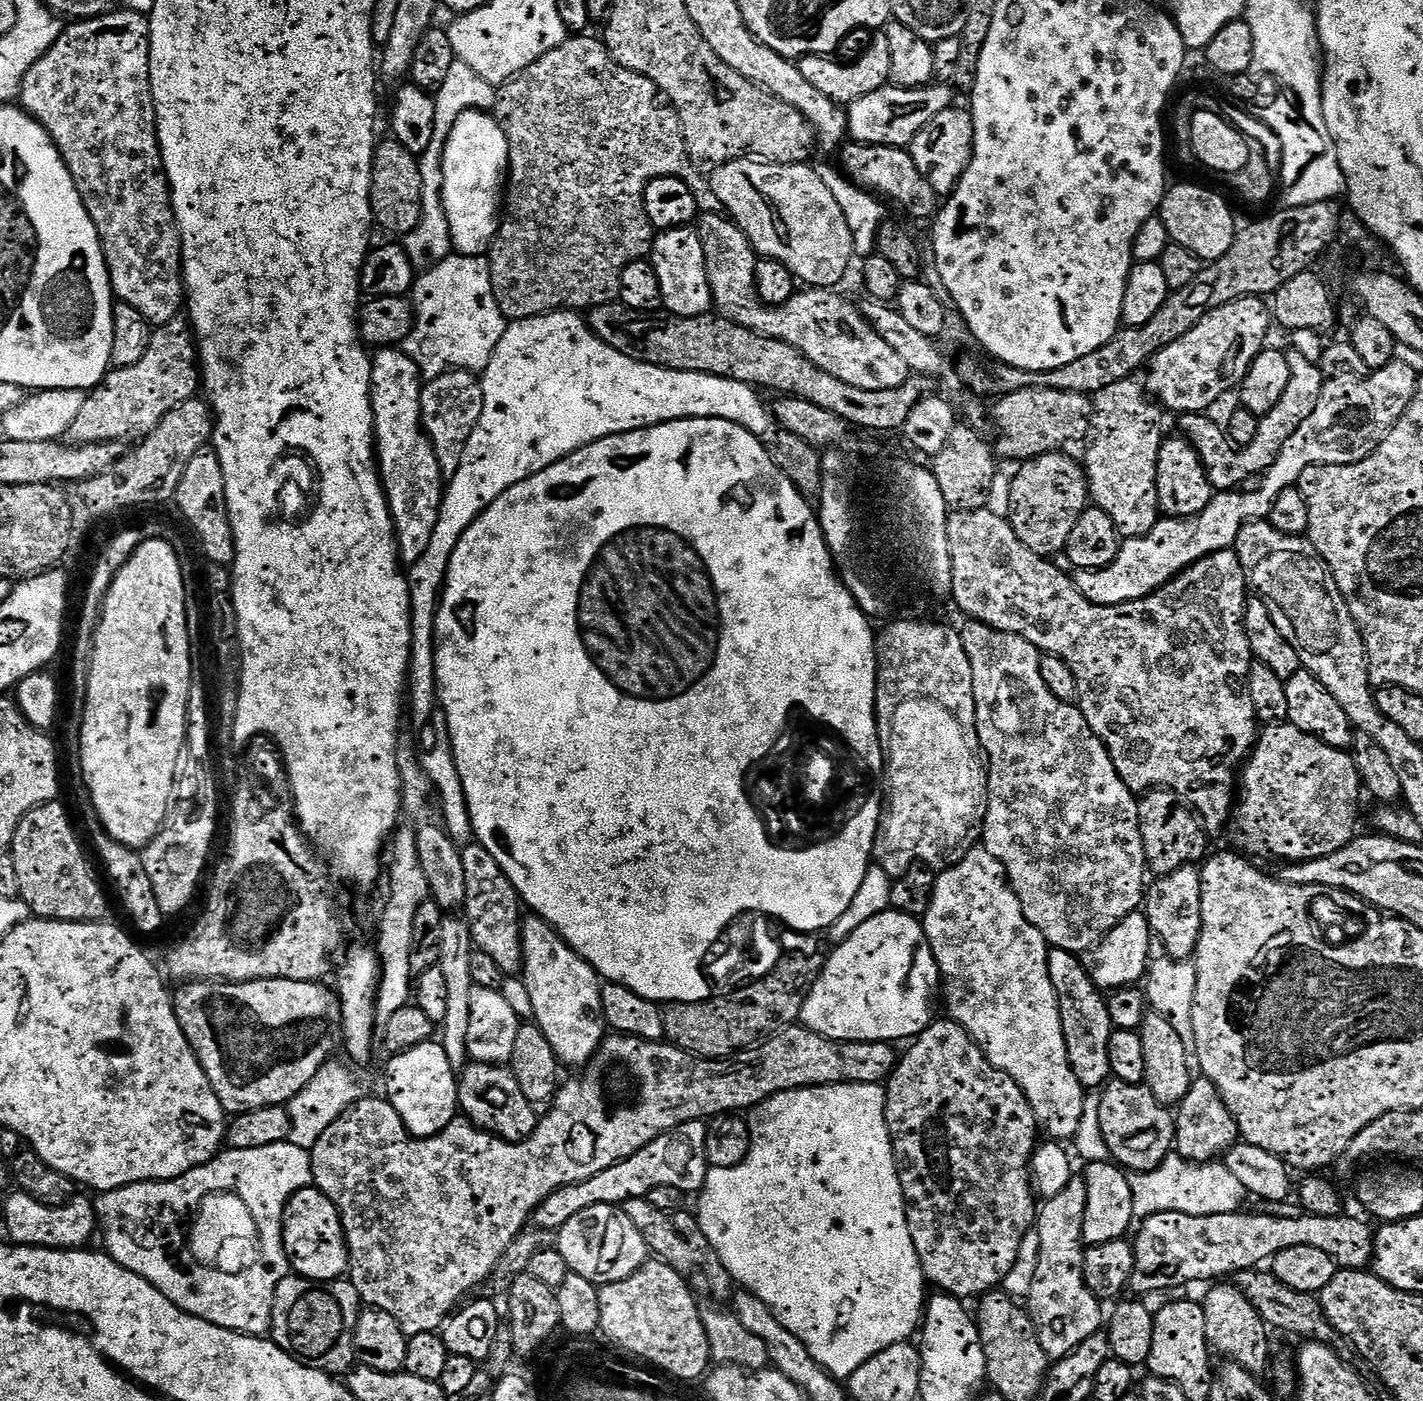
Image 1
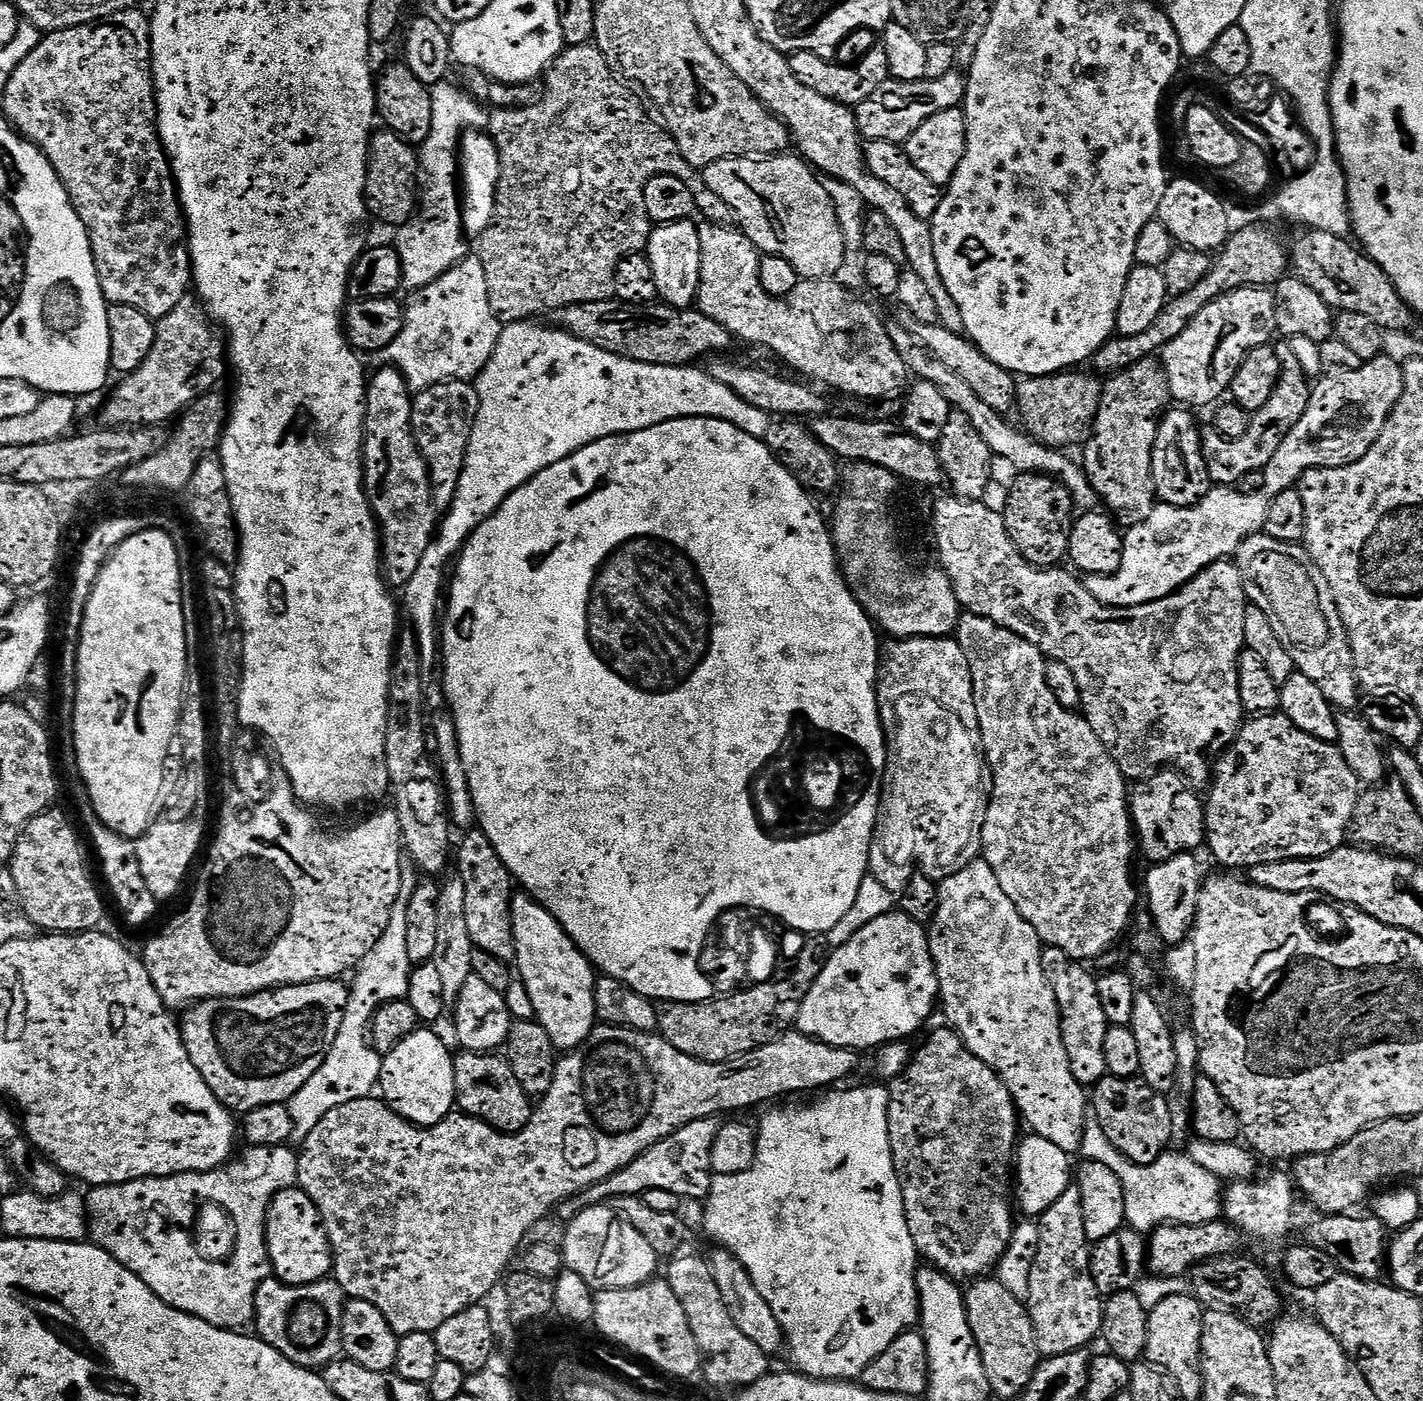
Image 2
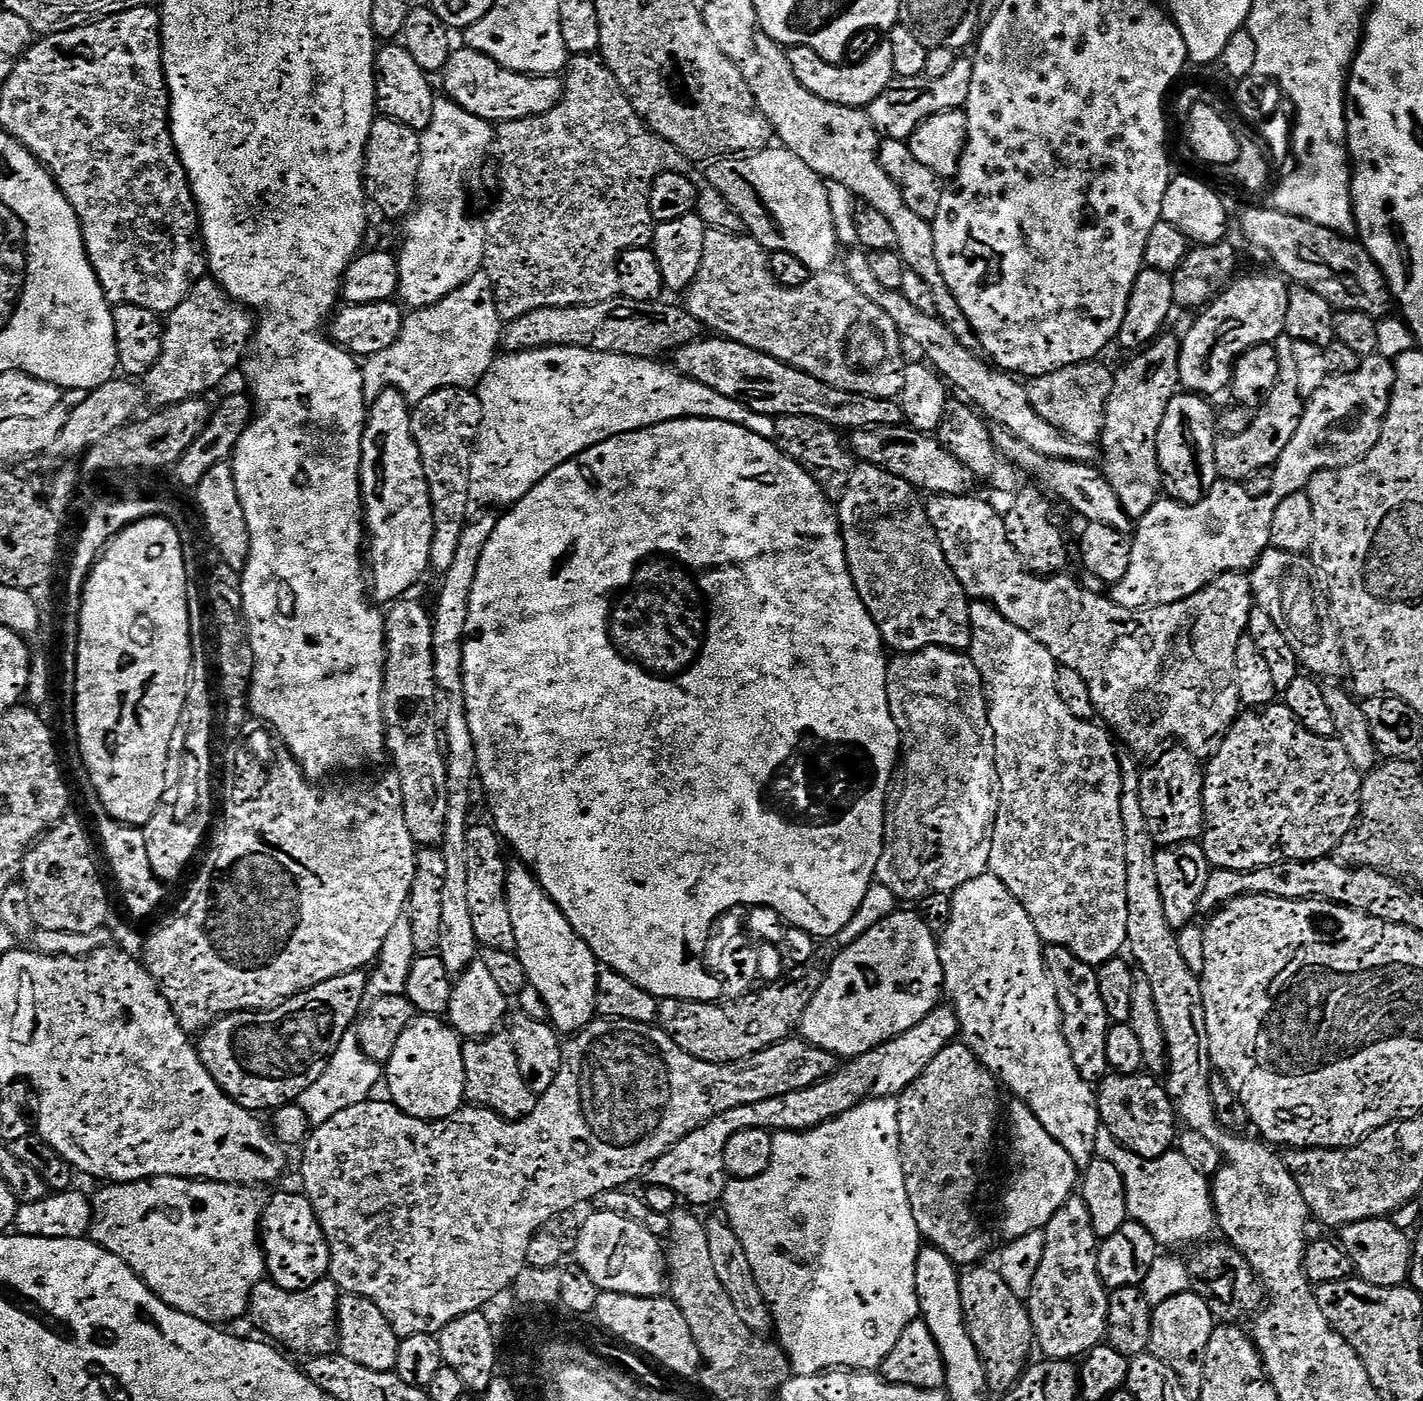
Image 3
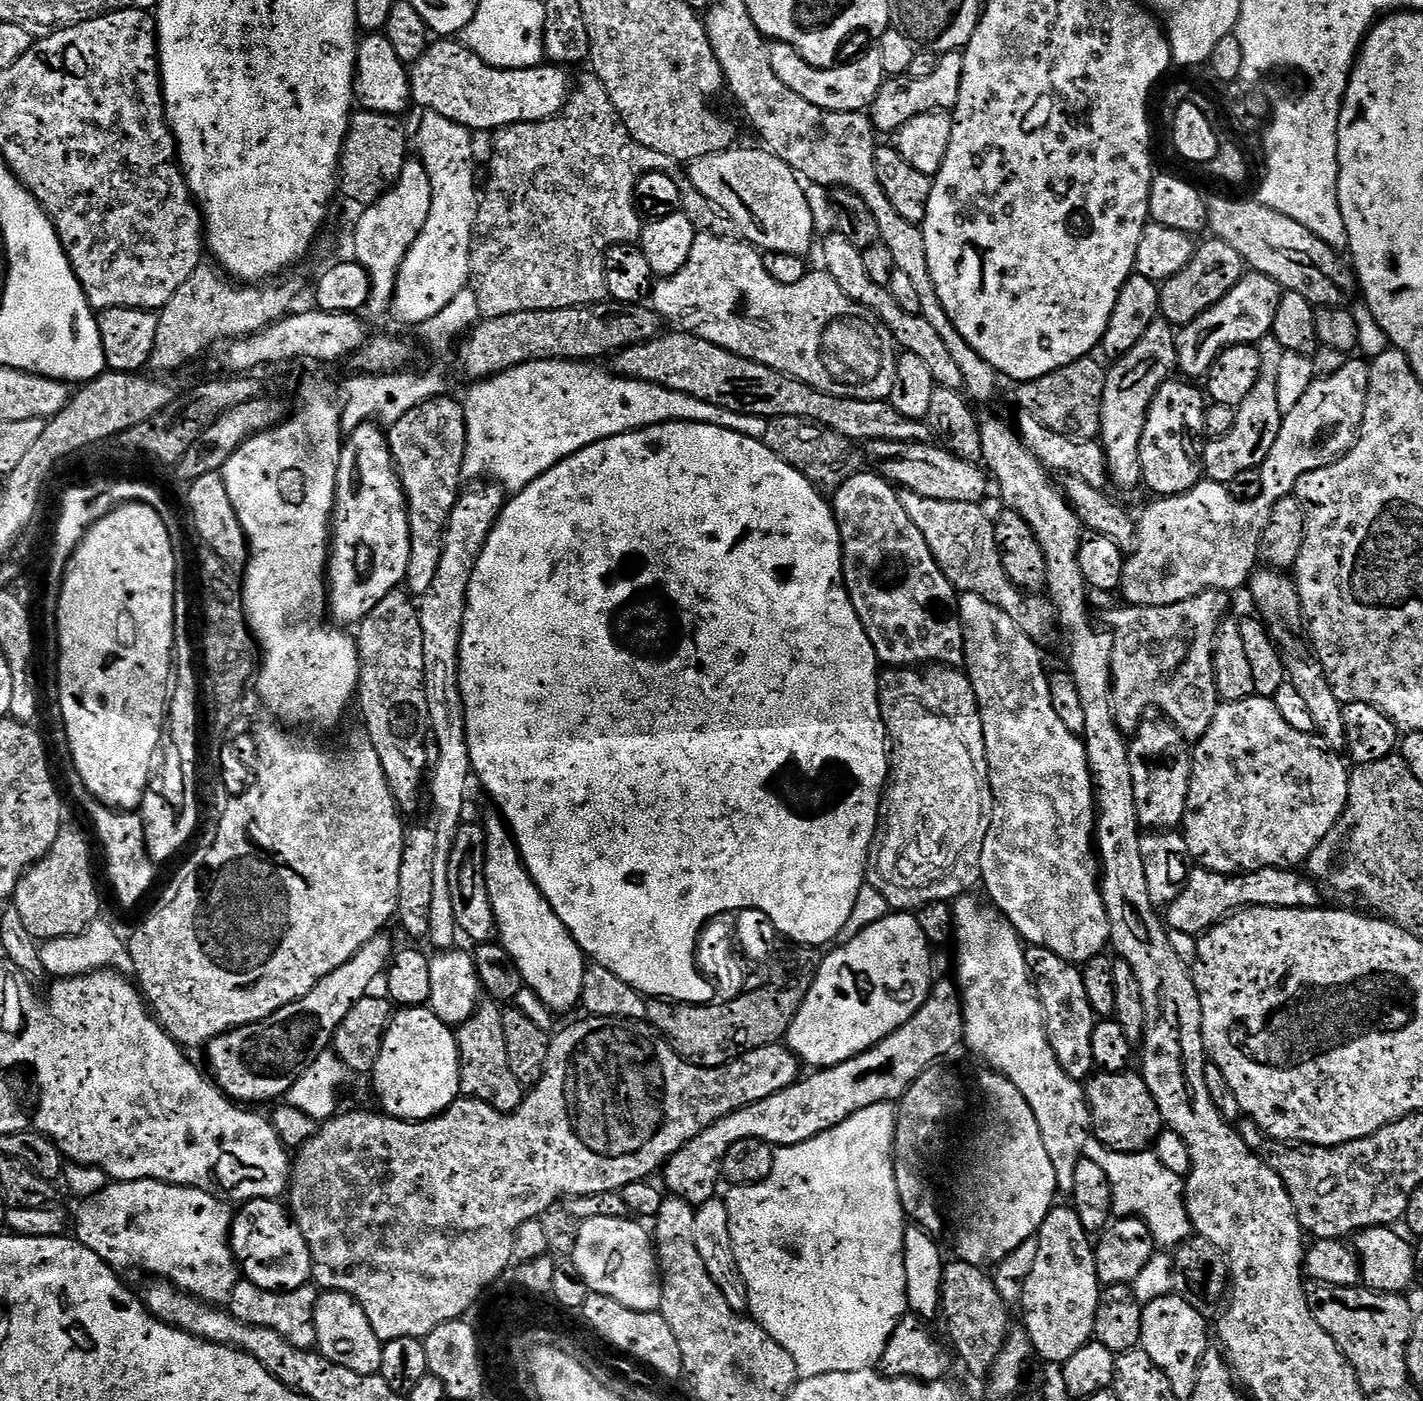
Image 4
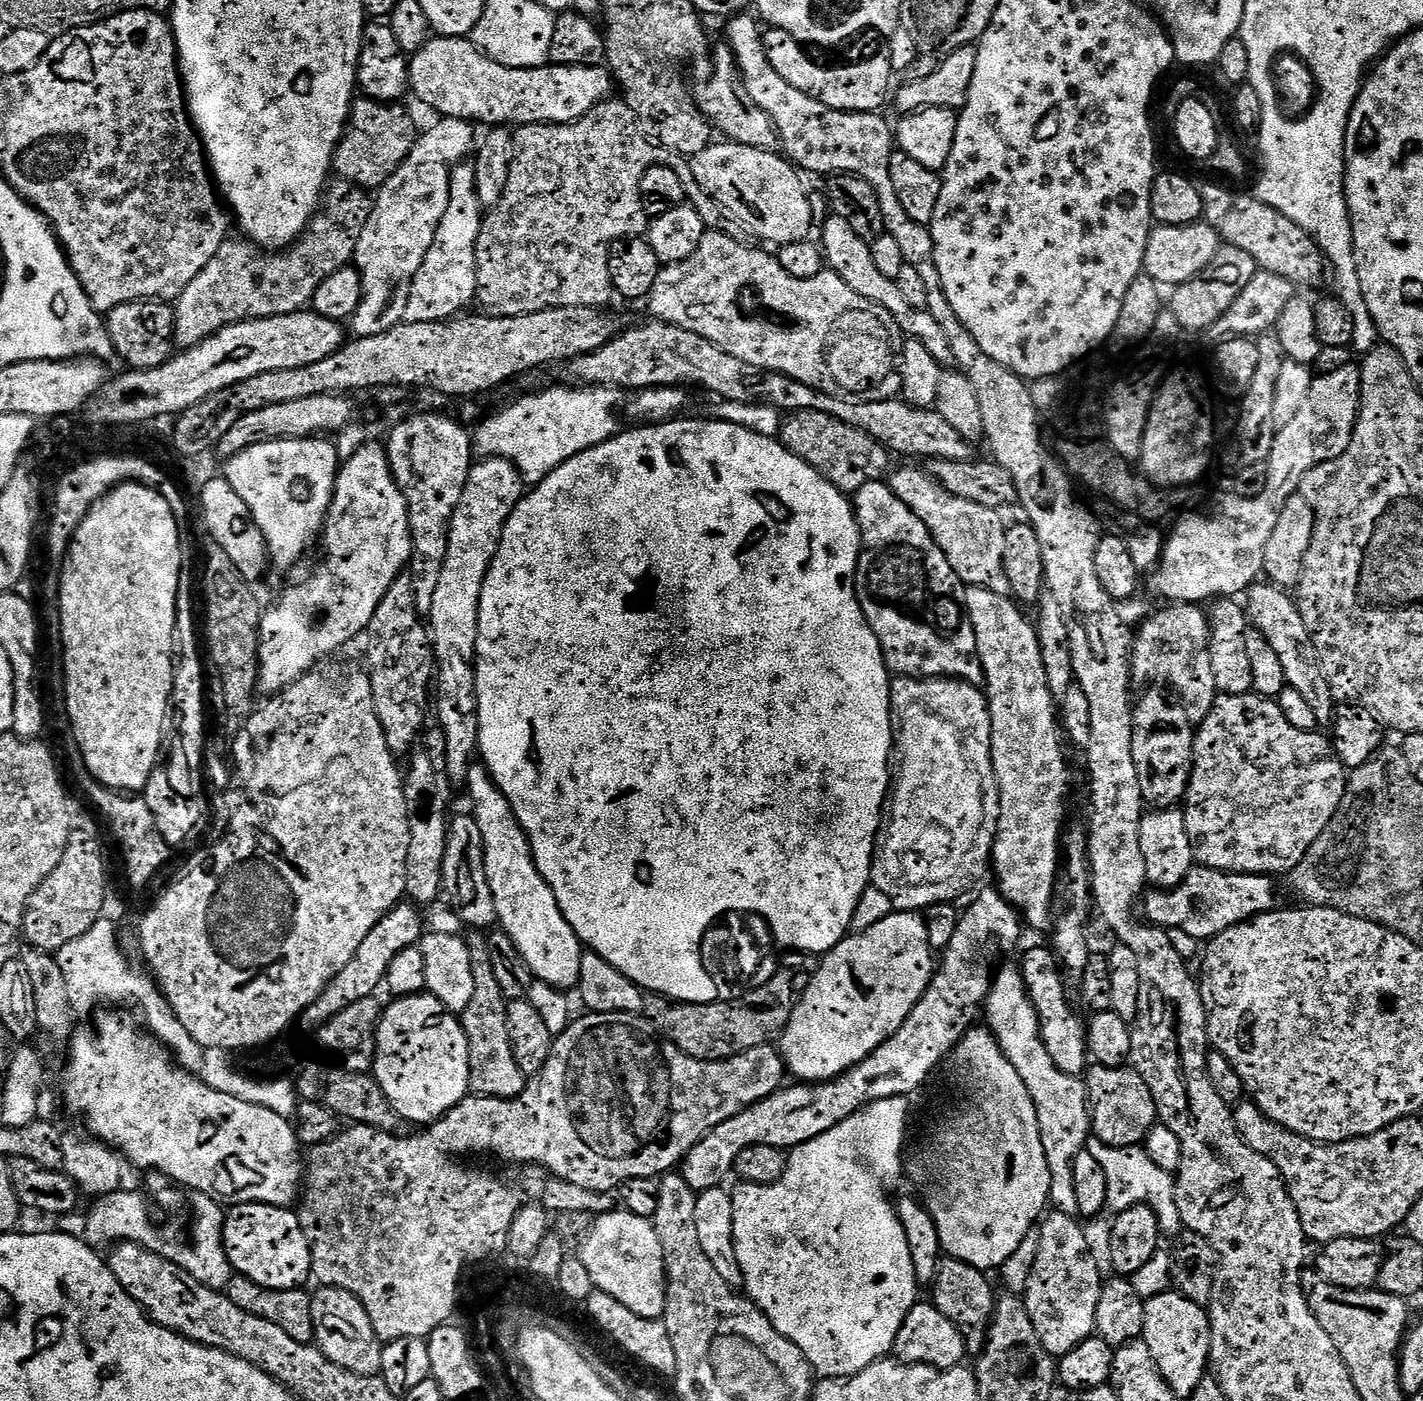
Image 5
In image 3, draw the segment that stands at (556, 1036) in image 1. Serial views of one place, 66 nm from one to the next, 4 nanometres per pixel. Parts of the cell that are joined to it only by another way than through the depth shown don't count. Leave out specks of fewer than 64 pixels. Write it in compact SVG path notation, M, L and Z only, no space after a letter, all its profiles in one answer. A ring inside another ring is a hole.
M516 862L509 867L506 882L506 898L510 910L510 926L514 930L512 943L518 959L522 962L525 981L540 995L544 1008L548 1011L547 1019L560 1034L575 1034L591 1024L596 1013L595 992L598 975L596 956L586 946L586 942L570 926L570 922L558 910L558 906L544 893L544 887L525 865Z

